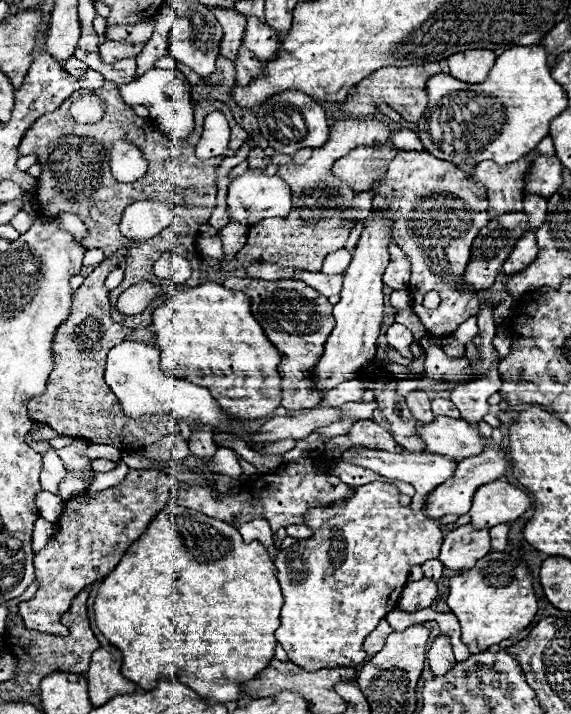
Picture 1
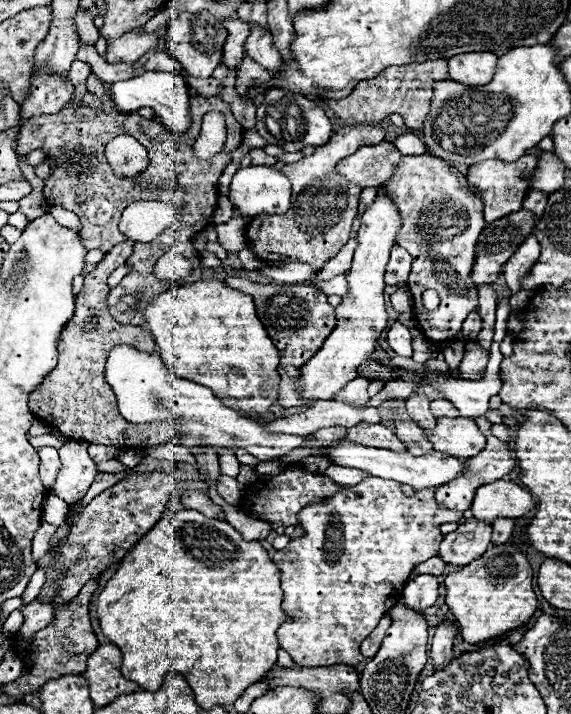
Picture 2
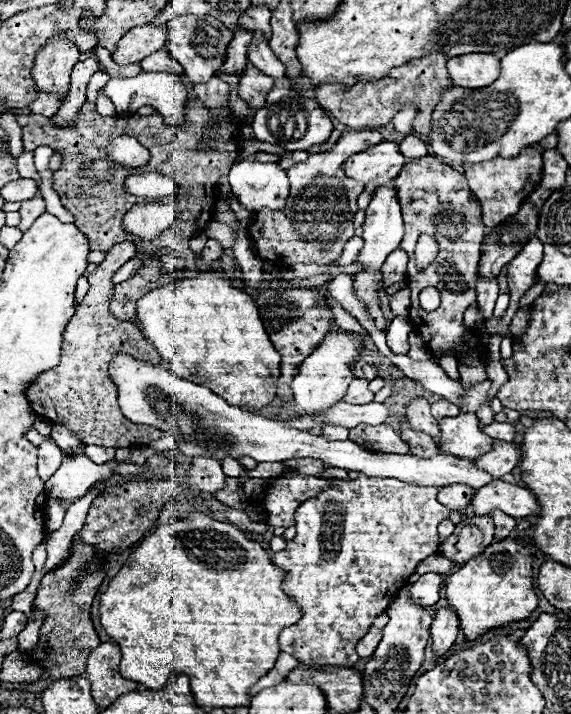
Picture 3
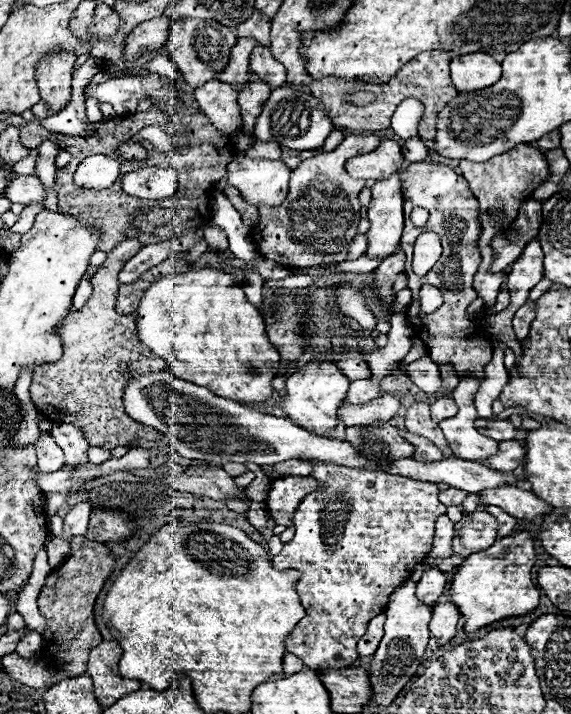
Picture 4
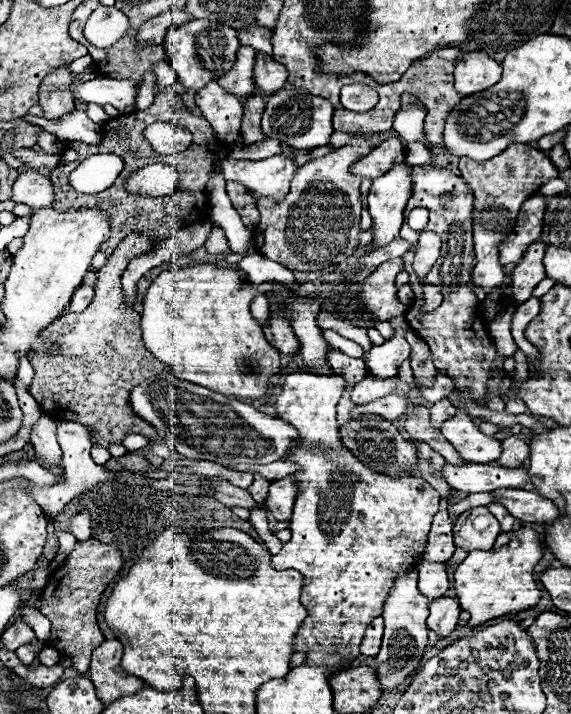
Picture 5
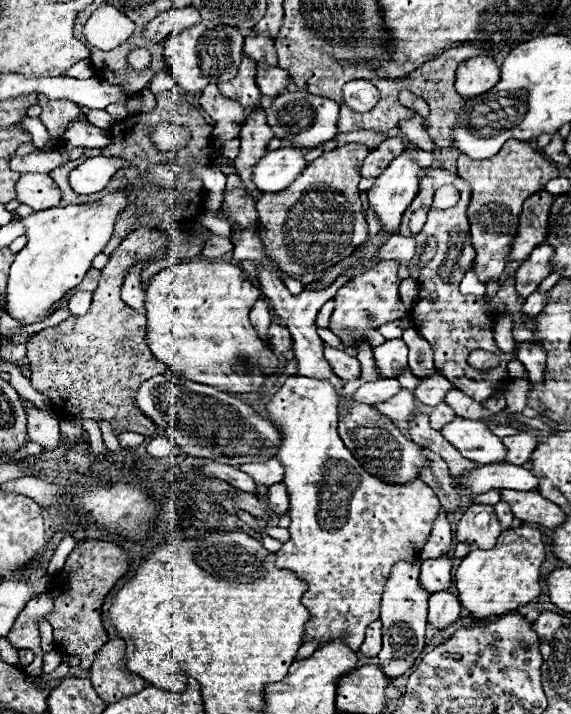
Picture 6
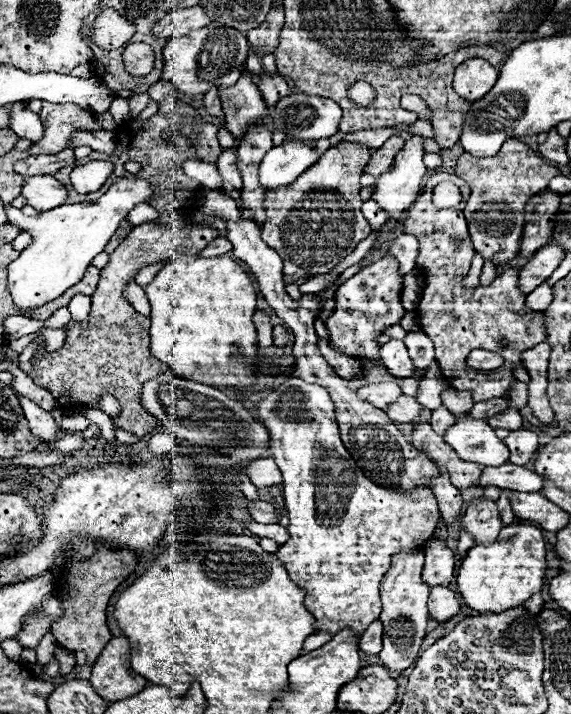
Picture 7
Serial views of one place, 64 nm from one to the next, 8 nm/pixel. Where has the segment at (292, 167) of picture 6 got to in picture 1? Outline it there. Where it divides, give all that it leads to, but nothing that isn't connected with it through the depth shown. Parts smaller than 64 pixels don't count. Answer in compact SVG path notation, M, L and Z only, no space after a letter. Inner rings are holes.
M246 170L242 176L234 178L228 186L228 206L230 206L230 220L242 222L246 226L254 226L262 218L272 216L288 216L292 210L290 206L290 186L280 176L266 176L264 170L254 172Z

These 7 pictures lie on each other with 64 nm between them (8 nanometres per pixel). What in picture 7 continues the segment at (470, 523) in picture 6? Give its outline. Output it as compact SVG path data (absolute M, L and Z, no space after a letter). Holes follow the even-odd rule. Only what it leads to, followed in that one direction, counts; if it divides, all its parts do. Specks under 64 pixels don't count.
M476 498L466 508L460 524L474 536L476 544L490 544L492 540L496 540L496 536L502 528L502 520L500 520L496 502L482 500L482 498Z

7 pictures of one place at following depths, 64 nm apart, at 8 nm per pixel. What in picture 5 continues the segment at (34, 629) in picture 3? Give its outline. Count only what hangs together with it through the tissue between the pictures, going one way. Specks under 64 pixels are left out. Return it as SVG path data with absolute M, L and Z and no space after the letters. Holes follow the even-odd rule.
M36 642L36 644L20 646L20 648L16 650L16 654L18 654L18 658L20 658L22 664L30 664L30 662L36 658L36 654L38 654L40 650L42 650L42 642Z

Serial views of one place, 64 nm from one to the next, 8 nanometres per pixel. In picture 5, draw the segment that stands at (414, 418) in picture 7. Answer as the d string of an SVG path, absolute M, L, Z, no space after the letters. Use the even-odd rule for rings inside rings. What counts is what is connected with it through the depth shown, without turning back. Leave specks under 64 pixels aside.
M394 392L394 394L388 394L380 400L374 400L372 404L364 404L364 406L354 406L350 416L356 418L358 414L378 414L386 420L398 420L400 416L404 416L408 412L410 404L408 404L408 394L404 392Z

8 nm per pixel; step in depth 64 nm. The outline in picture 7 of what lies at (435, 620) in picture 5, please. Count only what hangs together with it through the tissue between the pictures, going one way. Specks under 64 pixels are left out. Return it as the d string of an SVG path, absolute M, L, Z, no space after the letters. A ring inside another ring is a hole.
M434 586L430 592L428 606L430 606L430 616L436 618L438 622L450 620L460 610L456 594L448 586Z

